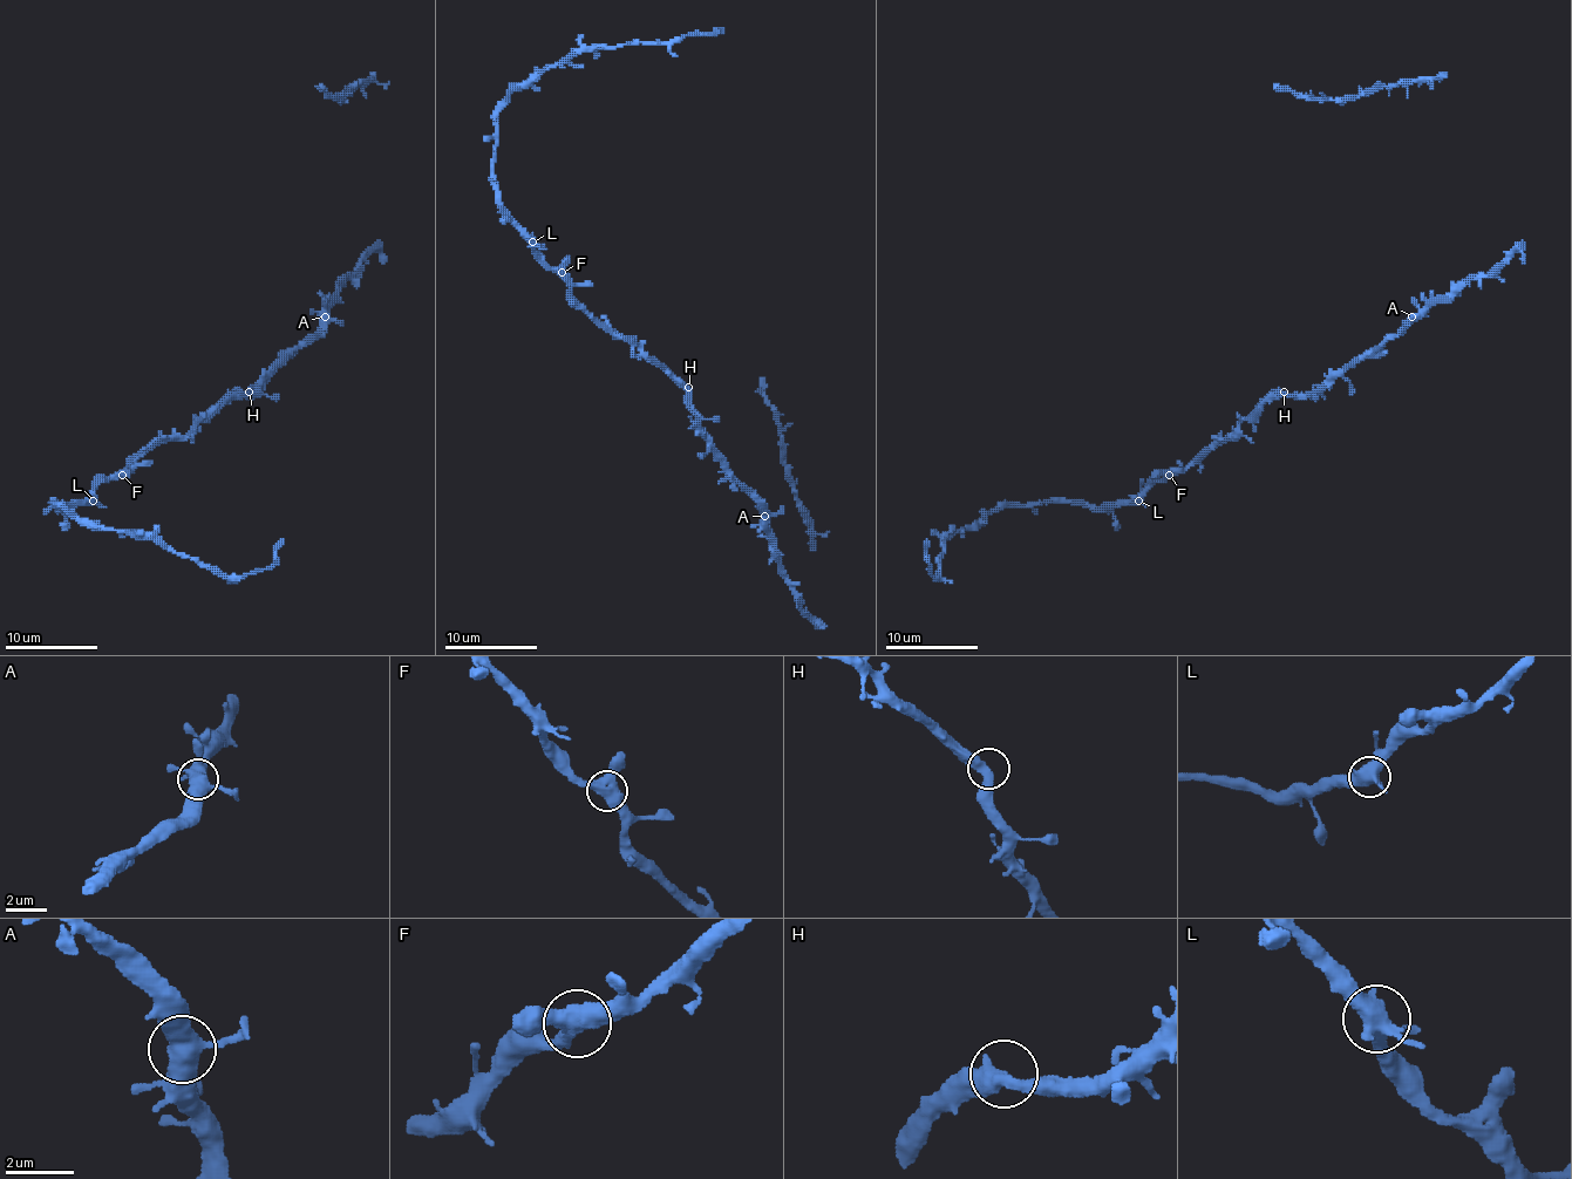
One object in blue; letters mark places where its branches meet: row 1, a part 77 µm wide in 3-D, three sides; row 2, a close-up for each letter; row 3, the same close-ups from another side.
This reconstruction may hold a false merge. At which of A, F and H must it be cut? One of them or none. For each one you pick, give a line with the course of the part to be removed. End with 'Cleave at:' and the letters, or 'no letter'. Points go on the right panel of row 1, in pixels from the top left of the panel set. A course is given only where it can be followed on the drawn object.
Cleave at: no letter

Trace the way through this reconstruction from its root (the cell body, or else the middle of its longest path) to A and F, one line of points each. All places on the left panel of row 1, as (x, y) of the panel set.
A: (244, 394), (253, 394), (320, 329), (325, 317)
F: (244, 394), (228, 394), (184, 436), (156, 441), (122, 475)

